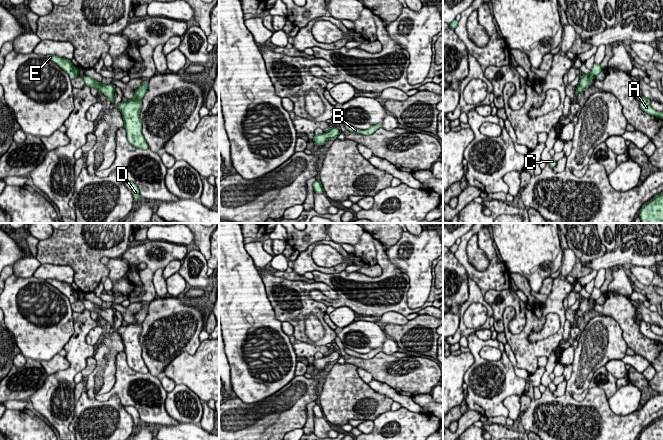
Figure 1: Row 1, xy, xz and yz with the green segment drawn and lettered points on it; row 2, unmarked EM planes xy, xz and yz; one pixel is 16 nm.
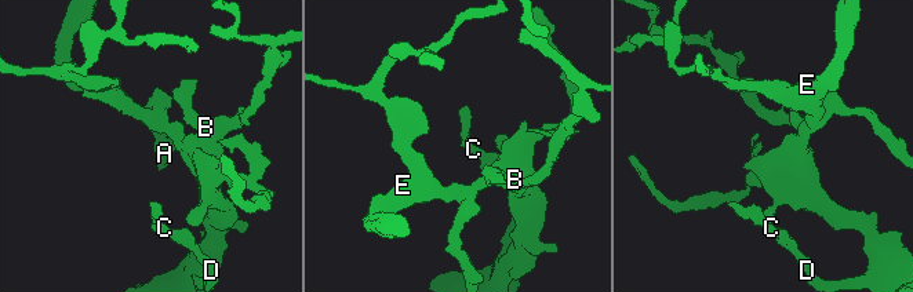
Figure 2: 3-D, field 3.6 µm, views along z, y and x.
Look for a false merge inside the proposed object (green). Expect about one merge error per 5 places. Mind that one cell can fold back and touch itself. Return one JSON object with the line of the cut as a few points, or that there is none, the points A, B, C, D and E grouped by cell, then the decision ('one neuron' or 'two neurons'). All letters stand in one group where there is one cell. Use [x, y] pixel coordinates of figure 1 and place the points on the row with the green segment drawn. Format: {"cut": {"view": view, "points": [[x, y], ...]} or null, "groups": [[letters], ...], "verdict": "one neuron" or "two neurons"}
{"cut": null, "groups": [["A", "B", "C", "D", "E"]], "verdict": "one neuron"}

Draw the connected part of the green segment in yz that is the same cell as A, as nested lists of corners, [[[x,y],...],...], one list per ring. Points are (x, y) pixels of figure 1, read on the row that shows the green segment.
[[[640,92],[637,93],[636,96],[637,96],[637,99],[639,100],[640,108],[643,111],[645,111],[646,113],[648,113],[652,116],[656,116],[658,118],[663,119],[663,112],[659,112],[659,111],[654,110],[651,107],[651,101],[649,99],[643,97]]]

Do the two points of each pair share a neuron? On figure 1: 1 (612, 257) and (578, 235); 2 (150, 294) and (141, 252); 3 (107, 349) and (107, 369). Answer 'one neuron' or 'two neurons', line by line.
1: two neurons
2: one neuron
3: one neuron

